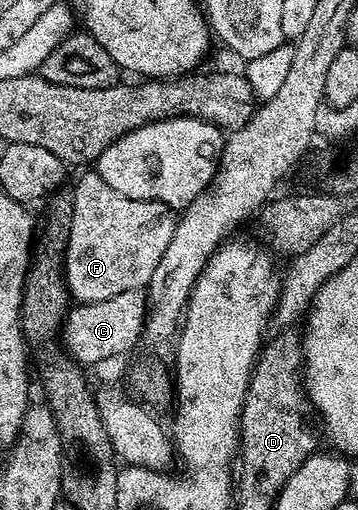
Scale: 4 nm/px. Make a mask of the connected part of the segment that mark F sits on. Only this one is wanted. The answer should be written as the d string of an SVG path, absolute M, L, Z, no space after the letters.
M81 173L84 174L77 179L76 189L71 190L72 222L68 249L64 252L64 279L68 282L71 300L90 305L114 299L114 295L122 295L122 291L143 290L150 275L154 275L154 267L158 267L166 247L170 247L177 218L160 201L131 201L126 199L126 195L118 195L118 191L114 191L114 187L110 187L99 173Z

